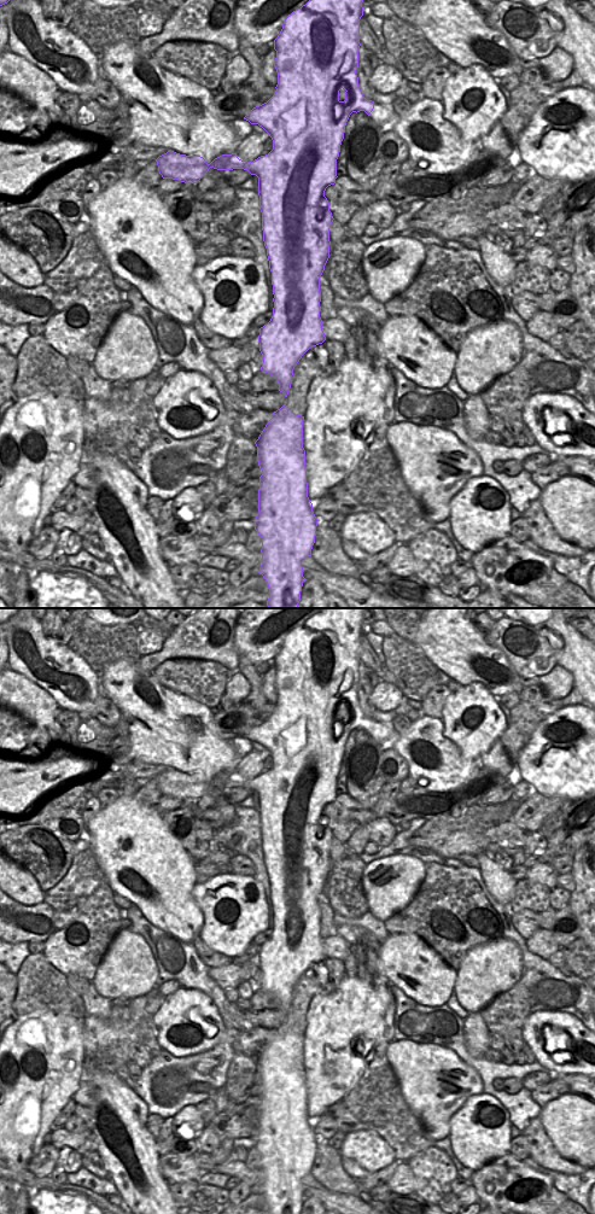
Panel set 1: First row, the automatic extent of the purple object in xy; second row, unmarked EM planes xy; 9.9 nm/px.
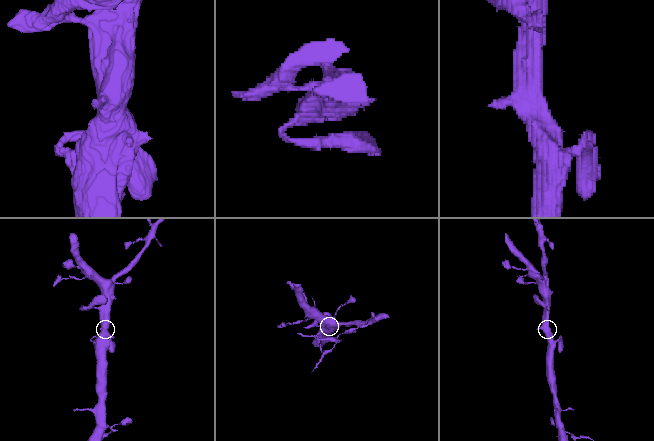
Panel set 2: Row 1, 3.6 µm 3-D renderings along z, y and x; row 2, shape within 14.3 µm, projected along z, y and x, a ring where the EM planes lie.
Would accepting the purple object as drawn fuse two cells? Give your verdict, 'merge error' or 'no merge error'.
no merge error

